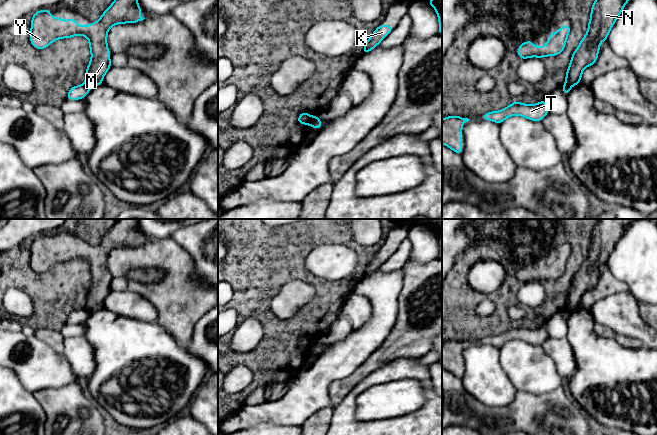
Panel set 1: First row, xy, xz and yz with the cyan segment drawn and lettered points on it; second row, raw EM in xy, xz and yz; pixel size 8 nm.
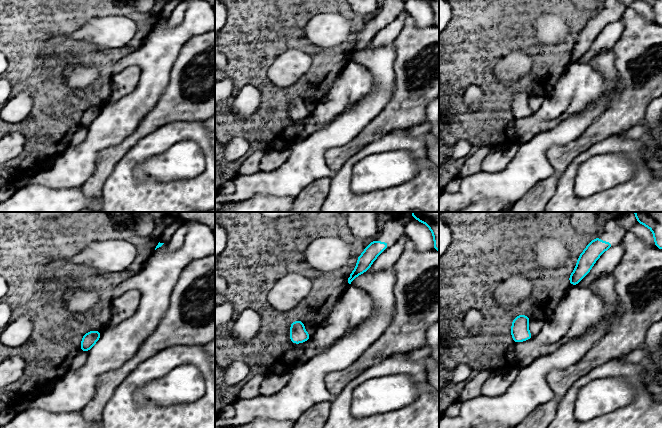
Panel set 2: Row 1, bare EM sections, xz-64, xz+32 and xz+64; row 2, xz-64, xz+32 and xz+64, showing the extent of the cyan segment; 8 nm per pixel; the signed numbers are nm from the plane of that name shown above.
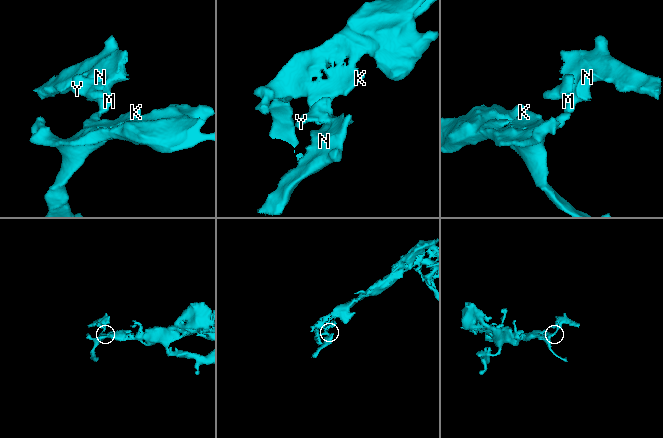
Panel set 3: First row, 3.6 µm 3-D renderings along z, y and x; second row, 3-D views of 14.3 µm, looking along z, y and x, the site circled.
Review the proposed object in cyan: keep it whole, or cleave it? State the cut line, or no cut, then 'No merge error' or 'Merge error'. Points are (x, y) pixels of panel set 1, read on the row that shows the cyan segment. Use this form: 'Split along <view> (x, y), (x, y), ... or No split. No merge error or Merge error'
Split along xz (312, 117), (308, 124). Merge error

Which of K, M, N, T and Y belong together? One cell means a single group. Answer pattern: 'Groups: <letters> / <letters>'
Groups: K T / M N Y

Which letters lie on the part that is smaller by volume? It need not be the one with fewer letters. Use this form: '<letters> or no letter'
M, N, Y

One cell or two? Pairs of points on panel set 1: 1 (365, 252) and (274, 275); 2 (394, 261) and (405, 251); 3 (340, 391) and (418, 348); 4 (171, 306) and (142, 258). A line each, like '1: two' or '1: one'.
1: one
2: one
3: one
4: one

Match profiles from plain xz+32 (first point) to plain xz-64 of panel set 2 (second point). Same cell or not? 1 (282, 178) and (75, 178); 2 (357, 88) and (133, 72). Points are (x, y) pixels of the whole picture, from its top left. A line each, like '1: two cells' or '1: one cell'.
1: one cell
2: one cell

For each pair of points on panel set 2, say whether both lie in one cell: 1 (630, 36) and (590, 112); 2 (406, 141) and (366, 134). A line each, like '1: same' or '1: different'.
1: different
2: different

